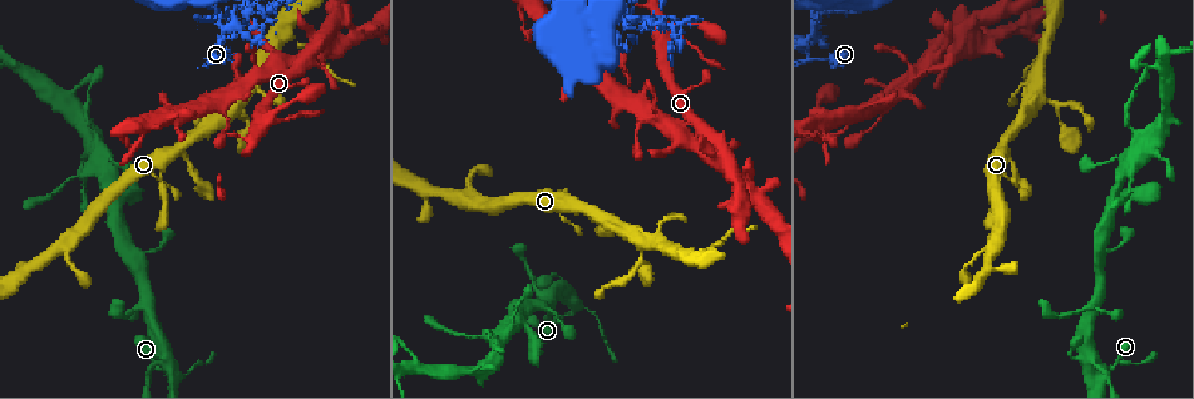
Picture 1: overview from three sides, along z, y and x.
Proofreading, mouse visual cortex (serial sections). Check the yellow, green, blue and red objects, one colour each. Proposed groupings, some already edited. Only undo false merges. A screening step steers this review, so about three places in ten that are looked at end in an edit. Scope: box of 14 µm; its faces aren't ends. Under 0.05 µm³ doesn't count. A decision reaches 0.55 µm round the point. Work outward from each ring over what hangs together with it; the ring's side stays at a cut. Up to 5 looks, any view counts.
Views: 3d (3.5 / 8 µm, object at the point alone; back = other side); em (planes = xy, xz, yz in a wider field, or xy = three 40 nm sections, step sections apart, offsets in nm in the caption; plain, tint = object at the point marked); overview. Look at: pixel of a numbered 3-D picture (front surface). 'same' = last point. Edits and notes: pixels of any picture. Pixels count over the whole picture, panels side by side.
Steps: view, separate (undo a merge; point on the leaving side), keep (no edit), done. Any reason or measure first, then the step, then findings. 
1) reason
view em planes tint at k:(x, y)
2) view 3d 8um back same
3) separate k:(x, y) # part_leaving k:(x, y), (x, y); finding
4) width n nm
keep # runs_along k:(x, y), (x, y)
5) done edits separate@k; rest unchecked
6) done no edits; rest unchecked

two arms at a narrow angle
view 3d 8um at 1:(722, 153)

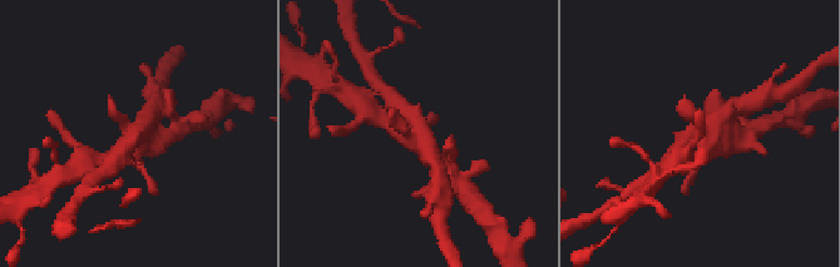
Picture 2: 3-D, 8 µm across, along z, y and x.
view em planes tint at 2:(416, 131)

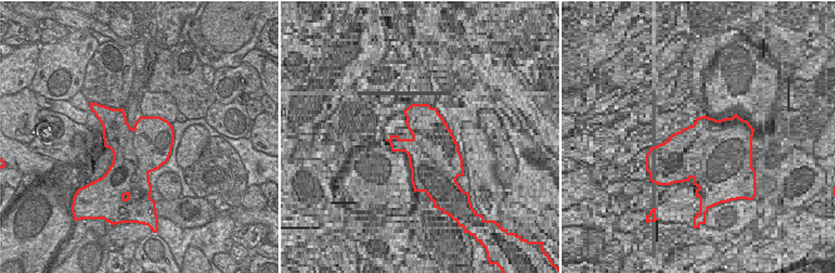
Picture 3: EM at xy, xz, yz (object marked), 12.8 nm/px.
width 650 nm
separate 2:(712, 151) # part_leaving 2:(370, 95), (356, 99), (326, 82); a second cell is stuck on

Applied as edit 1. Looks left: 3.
see it whole again
view overview

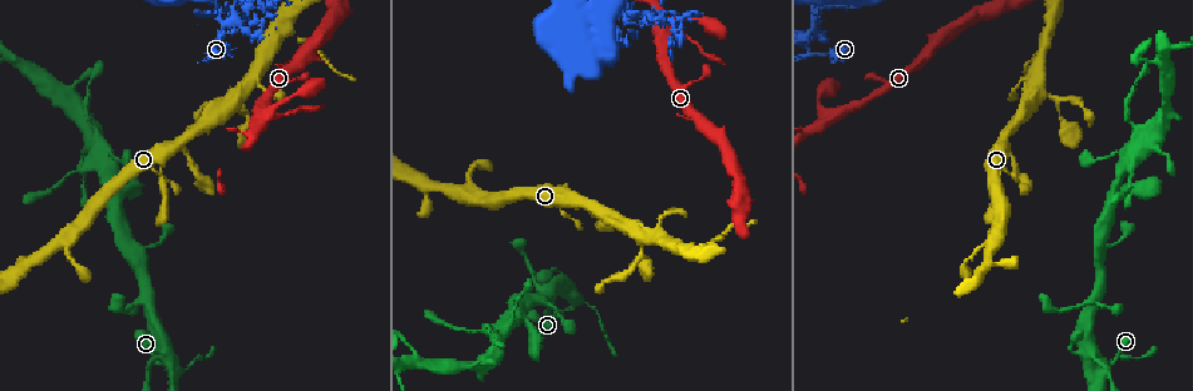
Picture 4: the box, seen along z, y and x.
narrows sharply
view 3d 3.5um at 4:(303, 39)

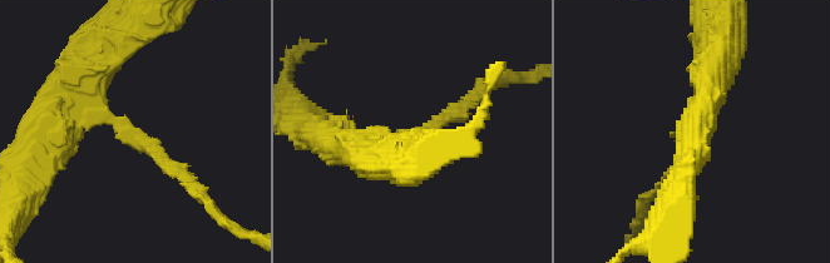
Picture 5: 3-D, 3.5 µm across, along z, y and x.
view em xy step 1 tint at 5:(130, 131)

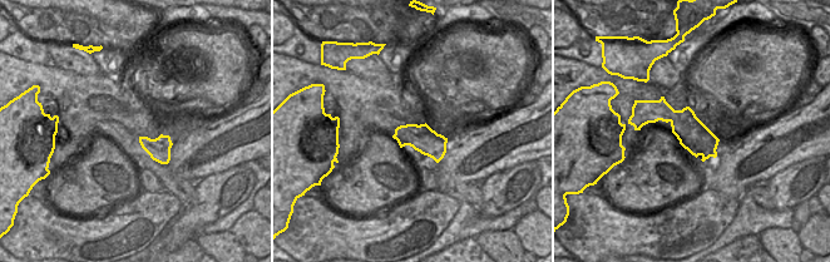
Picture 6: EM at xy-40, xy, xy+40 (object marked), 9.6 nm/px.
separate 5:(146, 147) # part_leaving 5:(115, 118), (201, 195); a second cell is stuck on

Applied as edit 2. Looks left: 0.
done edits separate@2, separate@5; rest unchecked

